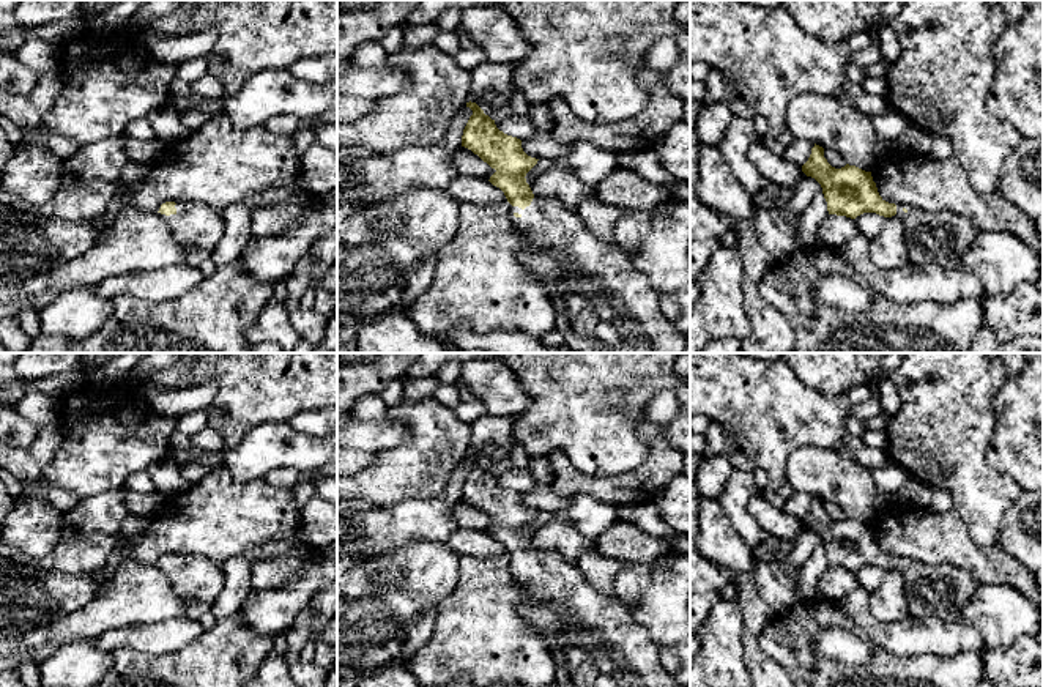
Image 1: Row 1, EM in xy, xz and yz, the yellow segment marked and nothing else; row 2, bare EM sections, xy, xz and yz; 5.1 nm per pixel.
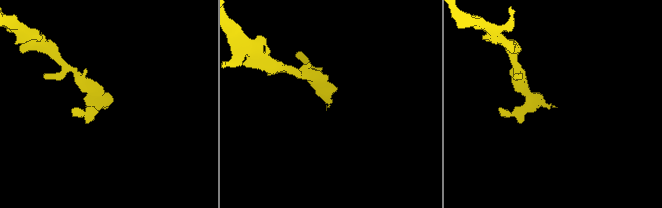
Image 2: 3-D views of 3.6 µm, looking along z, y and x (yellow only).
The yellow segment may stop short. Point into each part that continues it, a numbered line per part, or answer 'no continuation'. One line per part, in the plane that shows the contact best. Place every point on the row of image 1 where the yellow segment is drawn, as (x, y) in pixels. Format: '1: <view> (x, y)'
1: xy (197, 227)

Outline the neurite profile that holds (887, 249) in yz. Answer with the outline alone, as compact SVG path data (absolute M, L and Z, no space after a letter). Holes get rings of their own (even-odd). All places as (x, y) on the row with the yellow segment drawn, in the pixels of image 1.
M885 217L882 230L868 241L868 254L881 269L904 268L911 263L904 227L896 217Z

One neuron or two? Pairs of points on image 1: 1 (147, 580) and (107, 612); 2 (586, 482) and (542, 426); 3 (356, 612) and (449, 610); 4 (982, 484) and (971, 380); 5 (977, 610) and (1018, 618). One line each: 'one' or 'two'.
1: one
2: two
3: two
4: one
5: one

